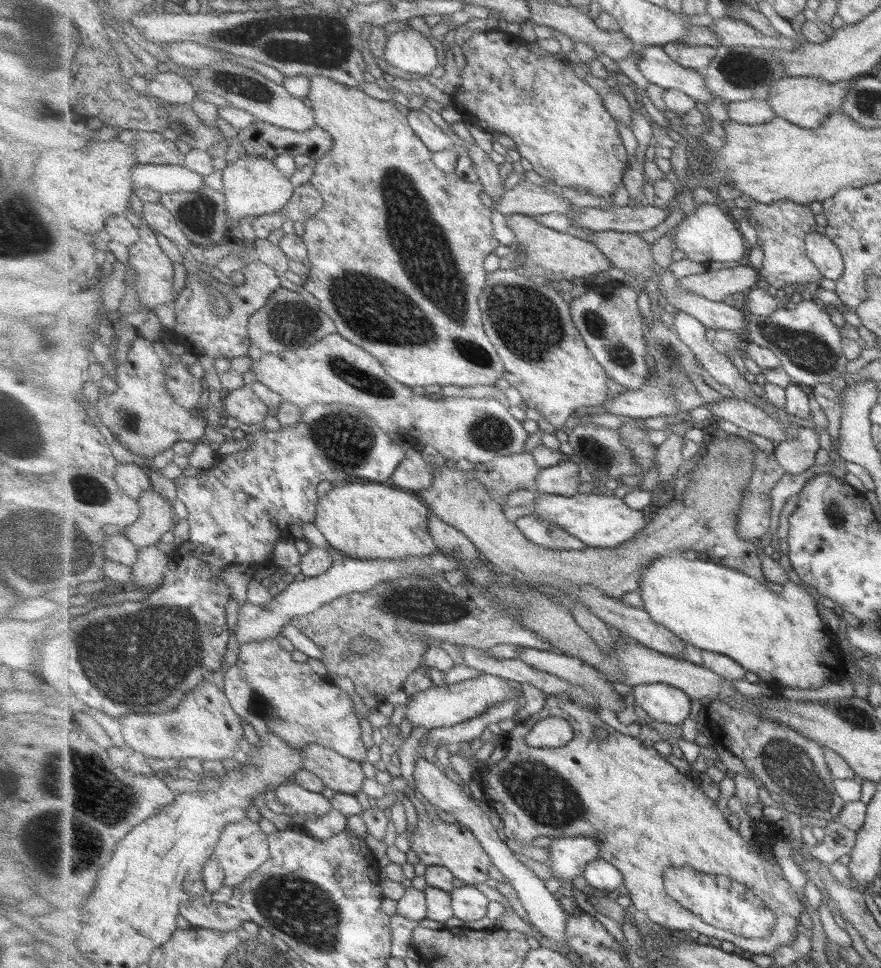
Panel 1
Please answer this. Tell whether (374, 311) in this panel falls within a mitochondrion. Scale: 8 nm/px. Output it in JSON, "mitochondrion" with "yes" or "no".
{"mitochondrion":"yes"}

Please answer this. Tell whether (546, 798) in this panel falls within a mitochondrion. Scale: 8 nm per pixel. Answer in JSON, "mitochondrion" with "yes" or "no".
{"mitochondrion":"yes"}

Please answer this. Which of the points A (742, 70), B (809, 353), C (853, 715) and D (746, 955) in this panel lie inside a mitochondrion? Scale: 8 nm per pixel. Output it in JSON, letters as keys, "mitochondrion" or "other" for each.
{"A":"mitochondrion","B":"mitochondrion","C":"mitochondrion","D":"other"}

